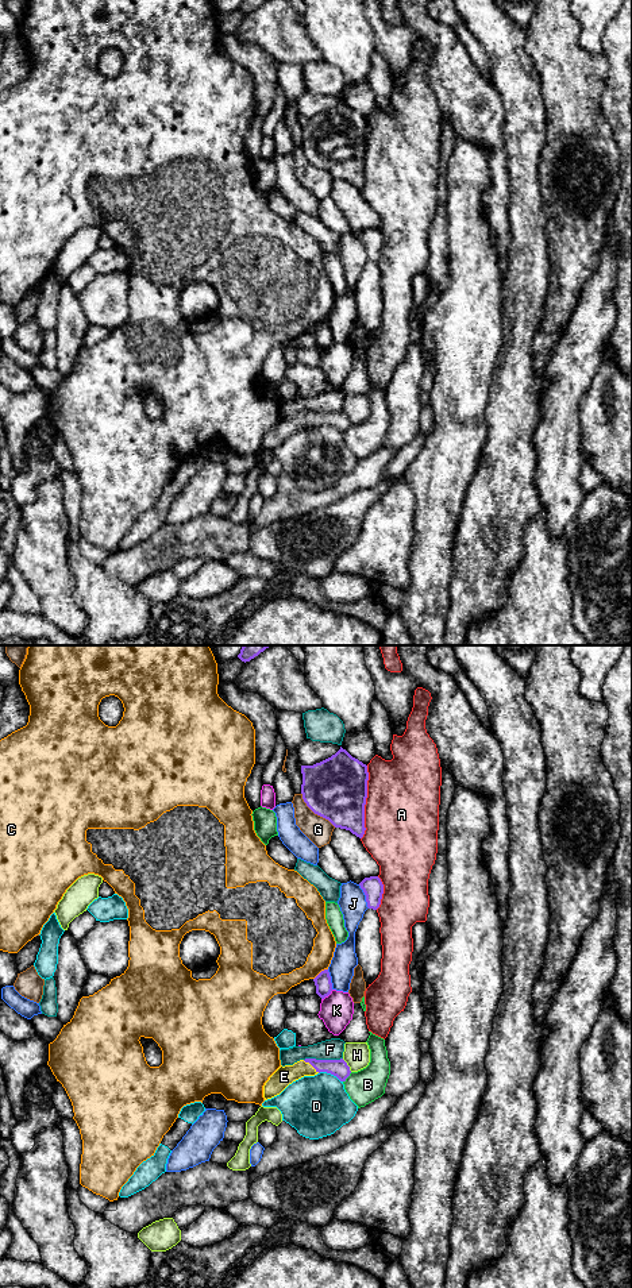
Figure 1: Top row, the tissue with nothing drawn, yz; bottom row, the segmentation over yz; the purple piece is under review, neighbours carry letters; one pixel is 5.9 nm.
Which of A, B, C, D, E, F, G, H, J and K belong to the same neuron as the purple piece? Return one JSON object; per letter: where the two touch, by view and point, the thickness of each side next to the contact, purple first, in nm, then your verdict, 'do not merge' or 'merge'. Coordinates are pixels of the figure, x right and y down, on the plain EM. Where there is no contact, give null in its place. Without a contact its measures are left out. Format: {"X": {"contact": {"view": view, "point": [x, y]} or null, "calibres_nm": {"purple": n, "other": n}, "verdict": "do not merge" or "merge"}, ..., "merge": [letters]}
{"A": {"contact": {"view": "yz", "point": [365, 154]}, "calibres_nm": {"purple": 380, "other": 440}, "verdict": "do not merge"}, "B": {"contact": {"view": "yz", "point": [347, 428]}, "calibres_nm": {"purple": 110, "other": 200}, "verdict": "do not merge"}, "C": {"contact": {"view": "yz", "point": [320, 324]}, "calibres_nm": {"purple": 100, "other": 140}, "verdict": "do not merge"}, "D": {"contact": {"view": "yz", "point": [331, 425]}, "calibres_nm": {"purple": 110, "other": 360}, "verdict": "do not merge"}, "E": {"contact": {"view": "yz", "point": [311, 416]}, "calibres_nm": {"purple": 110, "other": 120}, "verdict": "merge"}, "F": {"contact": {"view": "yz", "point": [323, 412]}, "calibres_nm": {"purple": 110, "other": 130}, "verdict": "do not merge"}, "G": {"contact": {"view": "yz", "point": [315, 165]}, "calibres_nm": {"purple": 380, "other": 160}, "verdict": "do not merge"}, "H": {"contact": {"view": "yz", "point": [347, 417]}, "calibres_nm": {"purple": 110, "other": 160}, "verdict": "do not merge"}, "J": {"contact": {"view": "yz", "point": [366, 249]}, "calibres_nm": {"purple": 120, "other": 160}, "verdict": "do not merge"}, "K": {"contact": {"view": "yz", "point": [327, 347]}, "calibres_nm": {"purple": 100, "other": 200}, "verdict": "do not merge"}, "merge": ["E"]}

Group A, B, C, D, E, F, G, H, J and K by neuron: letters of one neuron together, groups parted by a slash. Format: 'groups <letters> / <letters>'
groups A / B / C / D / E / F / G / H / J / K

